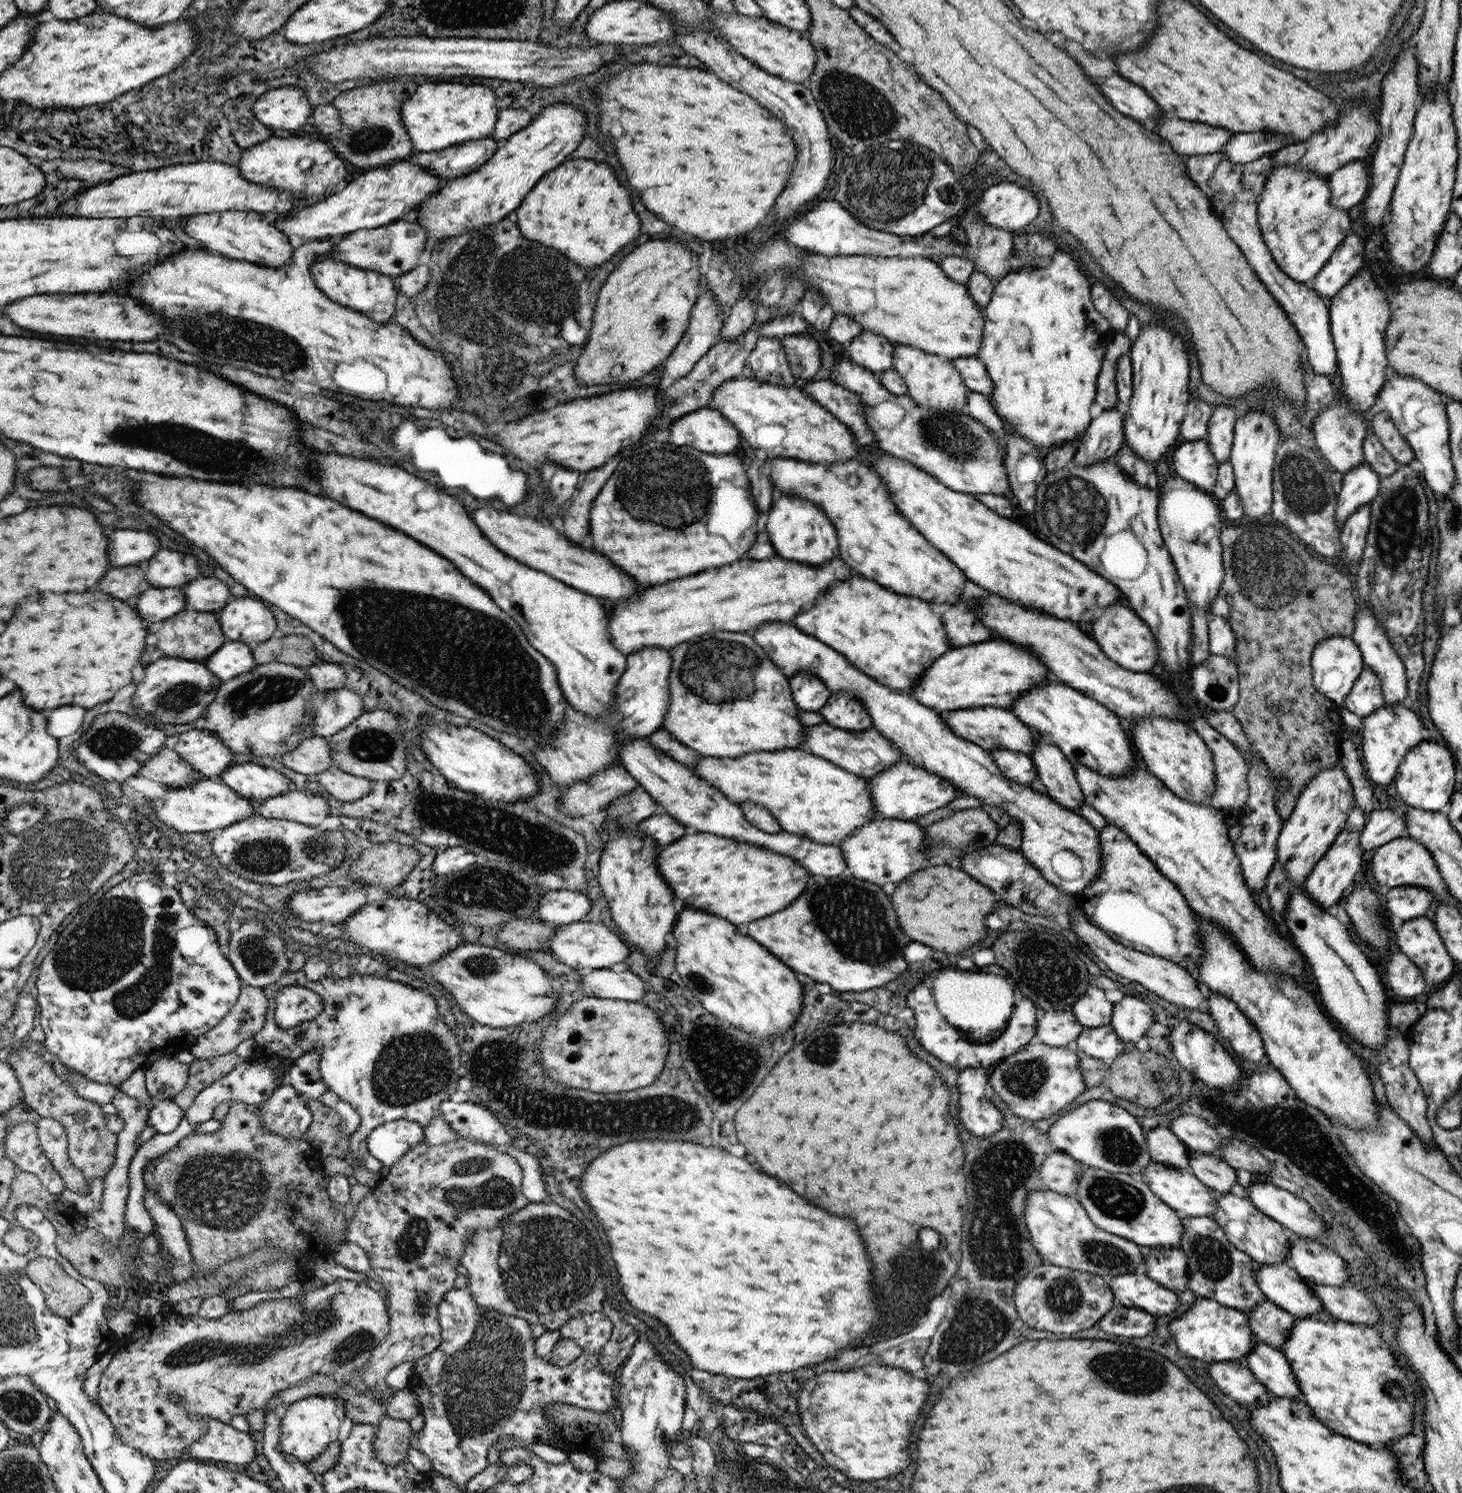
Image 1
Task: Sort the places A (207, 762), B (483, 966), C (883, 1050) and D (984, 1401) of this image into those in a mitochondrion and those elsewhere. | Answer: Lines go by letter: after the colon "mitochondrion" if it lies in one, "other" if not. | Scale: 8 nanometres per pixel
A: other
B: mitochondrion
C: other
D: other

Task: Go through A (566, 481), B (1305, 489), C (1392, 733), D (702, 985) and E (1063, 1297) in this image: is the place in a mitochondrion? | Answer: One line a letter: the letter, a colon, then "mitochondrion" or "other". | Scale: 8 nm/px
A: other
B: mitochondrion
C: other
D: mitochondrion
E: mitochondrion

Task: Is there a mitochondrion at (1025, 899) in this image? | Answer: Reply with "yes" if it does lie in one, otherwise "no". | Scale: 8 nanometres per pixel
no

